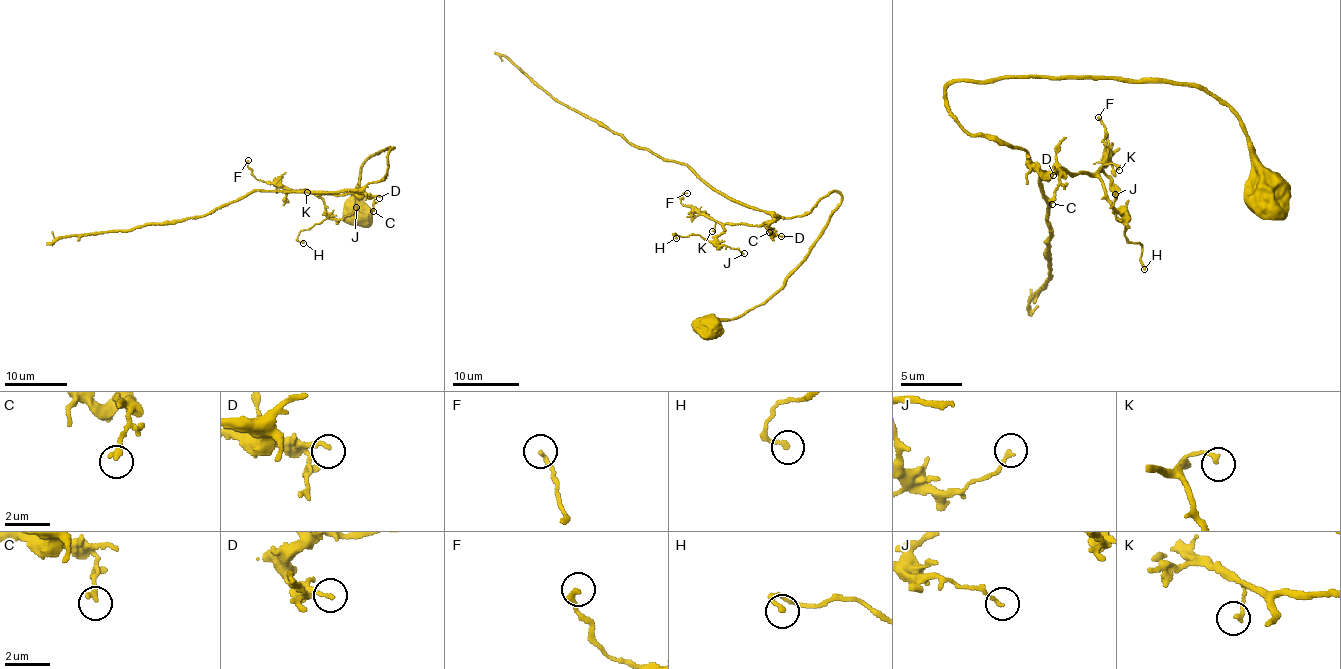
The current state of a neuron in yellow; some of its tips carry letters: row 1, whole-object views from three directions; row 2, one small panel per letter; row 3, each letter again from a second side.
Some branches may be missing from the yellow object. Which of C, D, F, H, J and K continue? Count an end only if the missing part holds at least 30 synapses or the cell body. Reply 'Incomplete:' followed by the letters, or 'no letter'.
Incomplete: no letter

